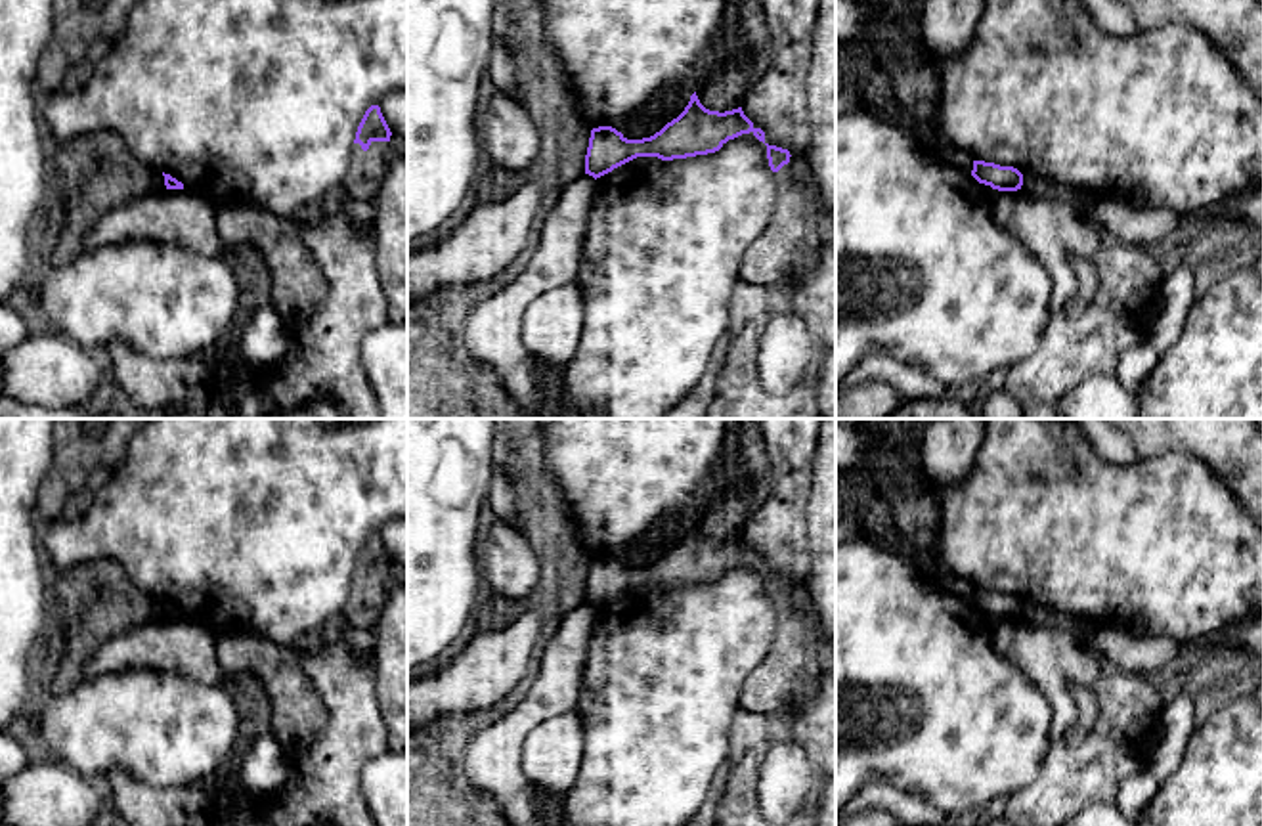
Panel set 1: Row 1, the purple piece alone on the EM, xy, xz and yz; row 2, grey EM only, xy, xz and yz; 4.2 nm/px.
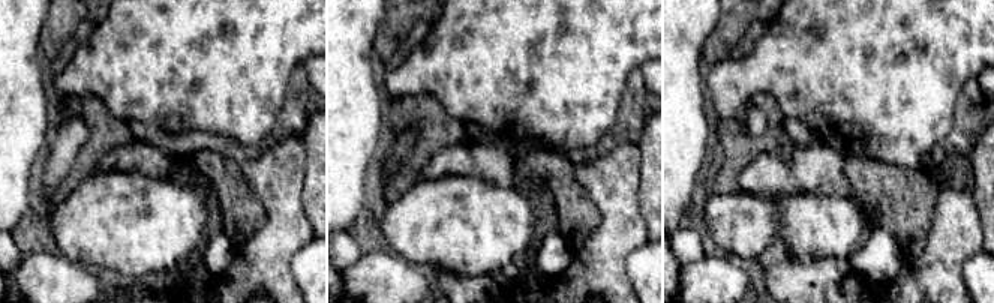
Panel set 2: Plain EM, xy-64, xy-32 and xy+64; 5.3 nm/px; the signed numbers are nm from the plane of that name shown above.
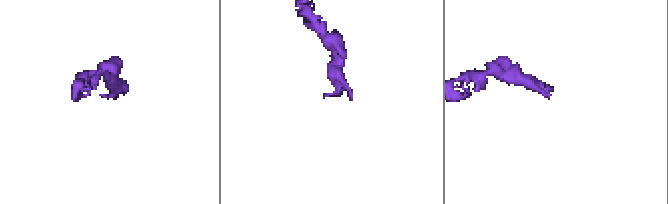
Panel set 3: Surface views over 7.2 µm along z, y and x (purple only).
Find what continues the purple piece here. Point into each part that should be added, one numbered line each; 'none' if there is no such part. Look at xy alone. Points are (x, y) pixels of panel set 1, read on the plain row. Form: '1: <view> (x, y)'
1: xy (368, 597)

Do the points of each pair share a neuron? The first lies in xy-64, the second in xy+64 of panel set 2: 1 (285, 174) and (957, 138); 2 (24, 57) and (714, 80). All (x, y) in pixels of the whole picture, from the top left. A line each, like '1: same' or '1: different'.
1: different
2: different

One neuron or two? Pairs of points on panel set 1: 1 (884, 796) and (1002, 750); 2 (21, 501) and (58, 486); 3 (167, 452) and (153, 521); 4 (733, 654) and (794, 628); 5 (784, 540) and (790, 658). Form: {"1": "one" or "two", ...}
{"1": "two", "2": "two", "3": "one", "4": "two", "5": "two"}

